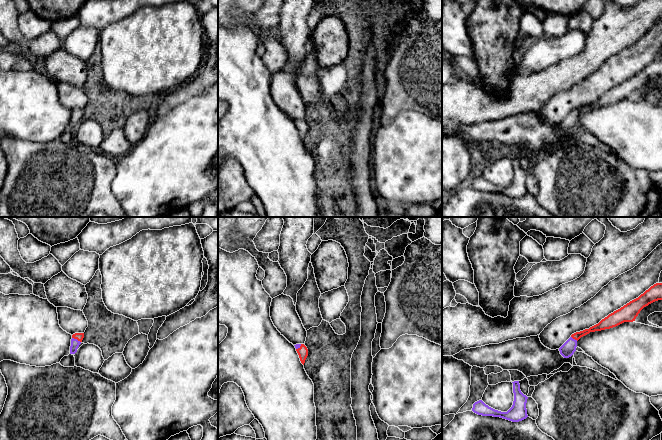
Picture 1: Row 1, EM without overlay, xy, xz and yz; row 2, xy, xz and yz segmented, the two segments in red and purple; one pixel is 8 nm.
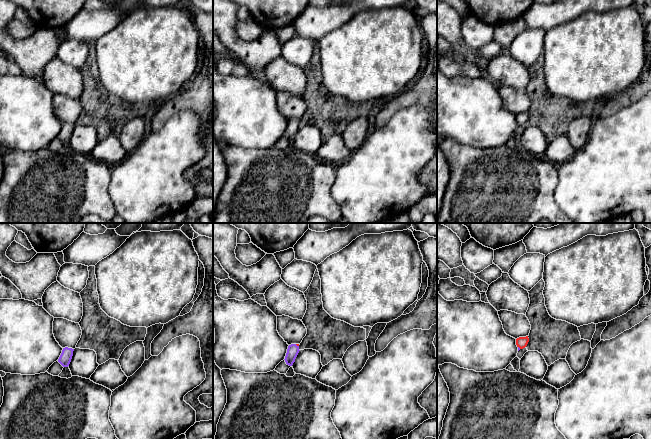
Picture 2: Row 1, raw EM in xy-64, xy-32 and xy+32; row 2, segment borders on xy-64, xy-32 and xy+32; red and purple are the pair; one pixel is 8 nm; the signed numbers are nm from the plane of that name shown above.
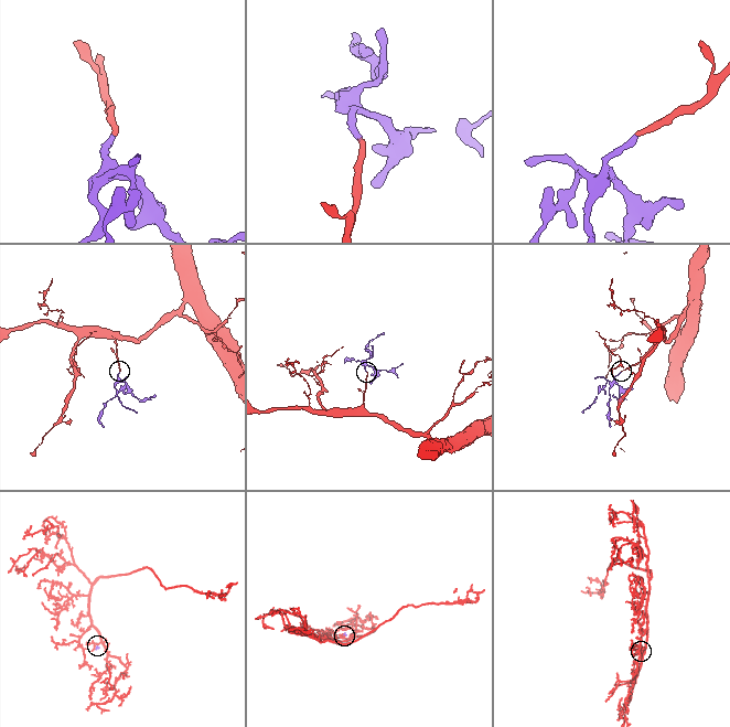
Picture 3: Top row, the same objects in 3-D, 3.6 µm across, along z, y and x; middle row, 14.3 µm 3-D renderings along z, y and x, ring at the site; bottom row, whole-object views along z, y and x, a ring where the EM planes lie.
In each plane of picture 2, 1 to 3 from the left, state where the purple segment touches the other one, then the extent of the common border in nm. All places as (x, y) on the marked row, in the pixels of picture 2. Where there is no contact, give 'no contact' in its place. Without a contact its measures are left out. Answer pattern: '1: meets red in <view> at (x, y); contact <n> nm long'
1: no contact
2: meets red in xy-32 at (297, 345); contact 40 nm long
3: meets red in xy+32 at (519, 347); contact 30 nm long

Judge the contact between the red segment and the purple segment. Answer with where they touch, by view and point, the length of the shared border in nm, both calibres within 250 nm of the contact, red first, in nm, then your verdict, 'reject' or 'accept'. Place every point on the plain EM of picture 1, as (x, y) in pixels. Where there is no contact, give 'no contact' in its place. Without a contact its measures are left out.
xy (76, 114) | 80 nm | 60/70 nm | accept

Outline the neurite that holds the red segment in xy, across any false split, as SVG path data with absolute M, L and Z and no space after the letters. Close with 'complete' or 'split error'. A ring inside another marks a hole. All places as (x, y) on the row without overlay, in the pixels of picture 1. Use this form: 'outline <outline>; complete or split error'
outline M75 109L72 111L70 130L75 130L77 128L77 125L81 120L83 114L84 114L84 109Z; split error

